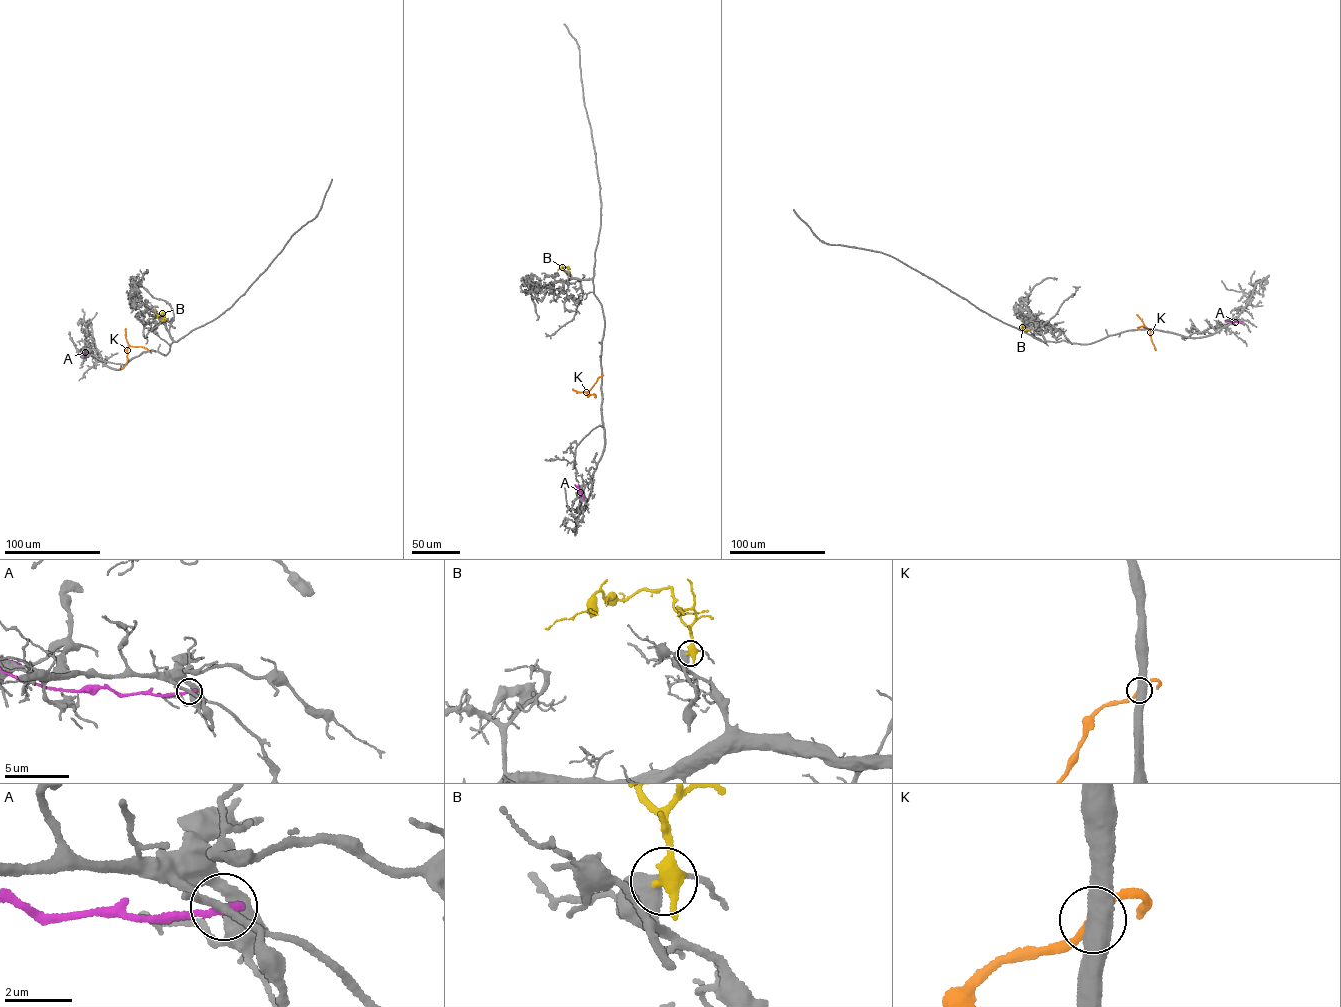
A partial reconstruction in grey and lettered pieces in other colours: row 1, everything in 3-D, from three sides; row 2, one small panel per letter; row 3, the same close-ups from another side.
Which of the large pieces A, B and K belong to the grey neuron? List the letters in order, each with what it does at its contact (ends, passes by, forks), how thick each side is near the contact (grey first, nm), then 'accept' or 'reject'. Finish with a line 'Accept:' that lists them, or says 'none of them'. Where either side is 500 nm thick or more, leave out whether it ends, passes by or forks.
A: it ends | 180/280 nm | reject
B: 400/500 nm | reject
K: 500/240 nm | reject
Accept: none of them

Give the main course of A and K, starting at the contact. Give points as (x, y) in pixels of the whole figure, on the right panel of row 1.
A: (1242, 322), (1225, 320)
K: (1137, 329), (1141, 326), (1149, 329), (1155, 350)

